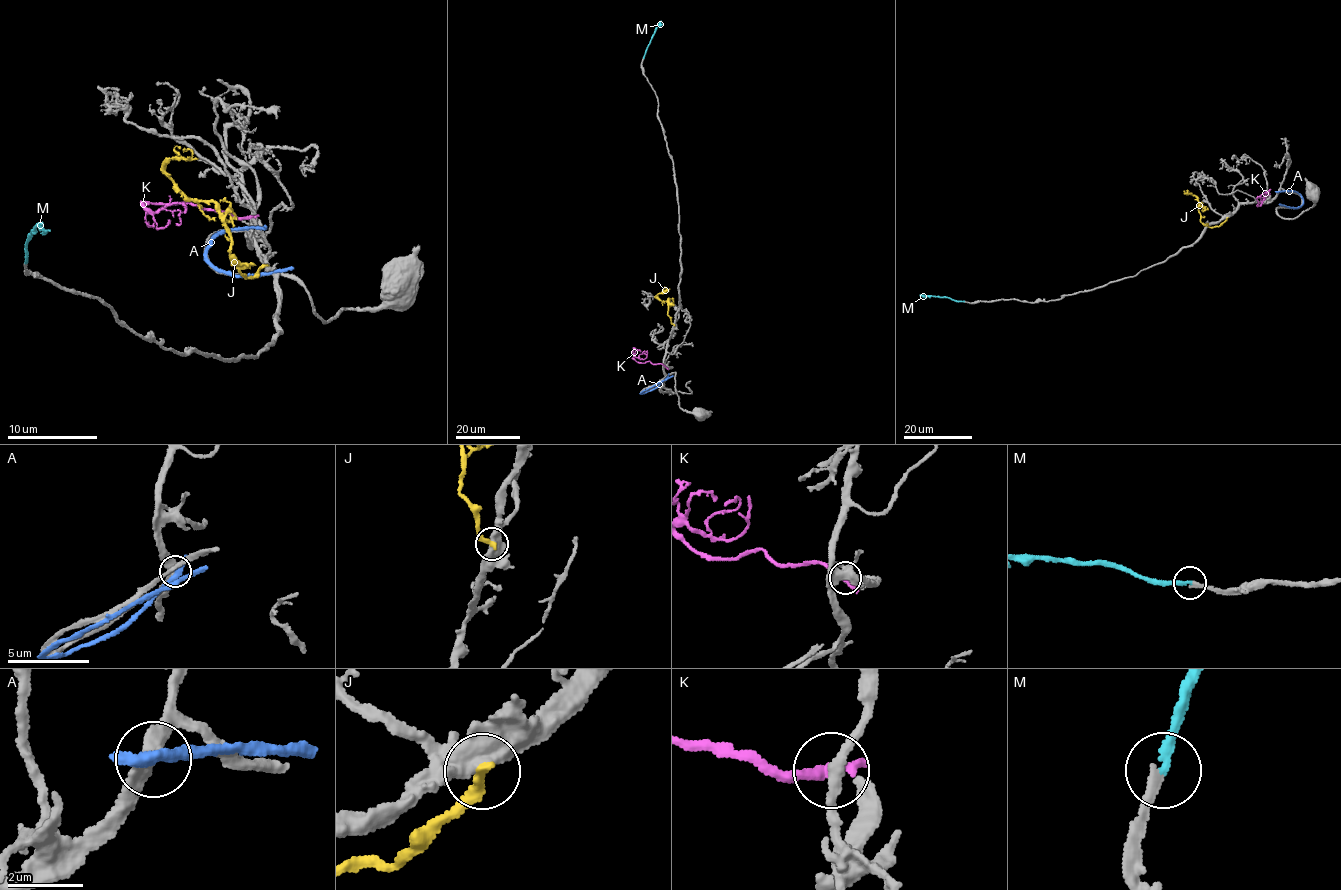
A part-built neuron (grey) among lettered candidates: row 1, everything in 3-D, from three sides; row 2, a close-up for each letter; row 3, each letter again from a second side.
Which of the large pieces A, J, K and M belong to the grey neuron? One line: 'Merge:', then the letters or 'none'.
Merge: M

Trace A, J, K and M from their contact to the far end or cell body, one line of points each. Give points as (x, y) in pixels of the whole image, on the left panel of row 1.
A: (262, 229), (220, 231), (206, 257), (217, 267), (242, 276), (292, 267)
J: (265, 266), (247, 278), (239, 271), (220, 209), (212, 201), (195, 202), (166, 169), (171, 159), (198, 159)
K: (249, 217), (208, 211), (196, 205), (145, 203), (156, 211), (179, 211), (176, 226)
M: (27, 263), (27, 236), (38, 226), (50, 231)

